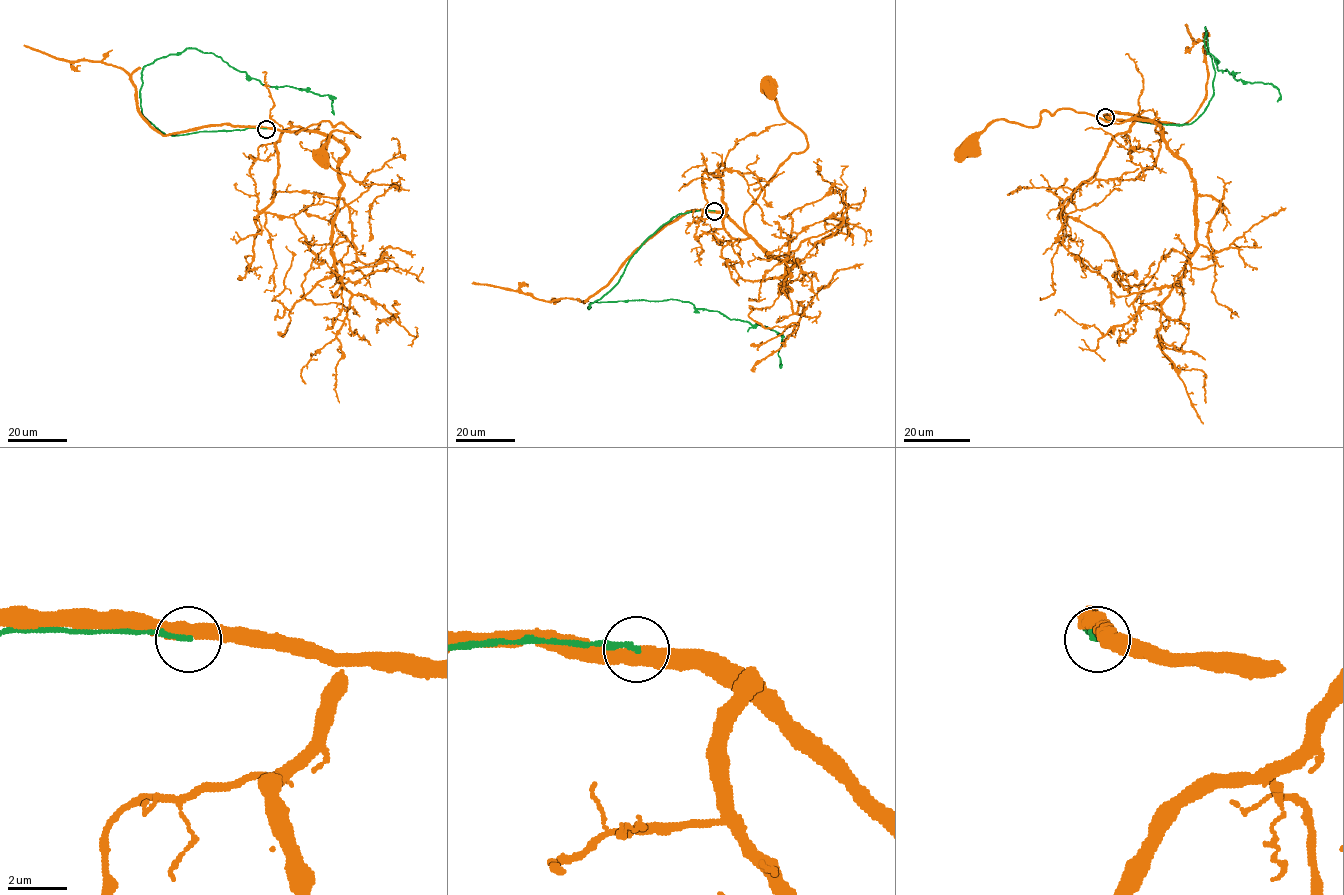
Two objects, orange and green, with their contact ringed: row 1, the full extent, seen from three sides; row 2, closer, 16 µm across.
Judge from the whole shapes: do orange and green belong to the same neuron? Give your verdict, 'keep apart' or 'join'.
keep apart

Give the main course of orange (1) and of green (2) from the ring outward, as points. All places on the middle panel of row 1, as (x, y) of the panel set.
1: (714, 211), (745, 231), (745, 212), (760, 189), (807, 147), (769, 87)
2: (714, 211), (677, 214), (660, 226), (588, 308), (594, 301), (689, 301), (777, 331), (782, 364)

